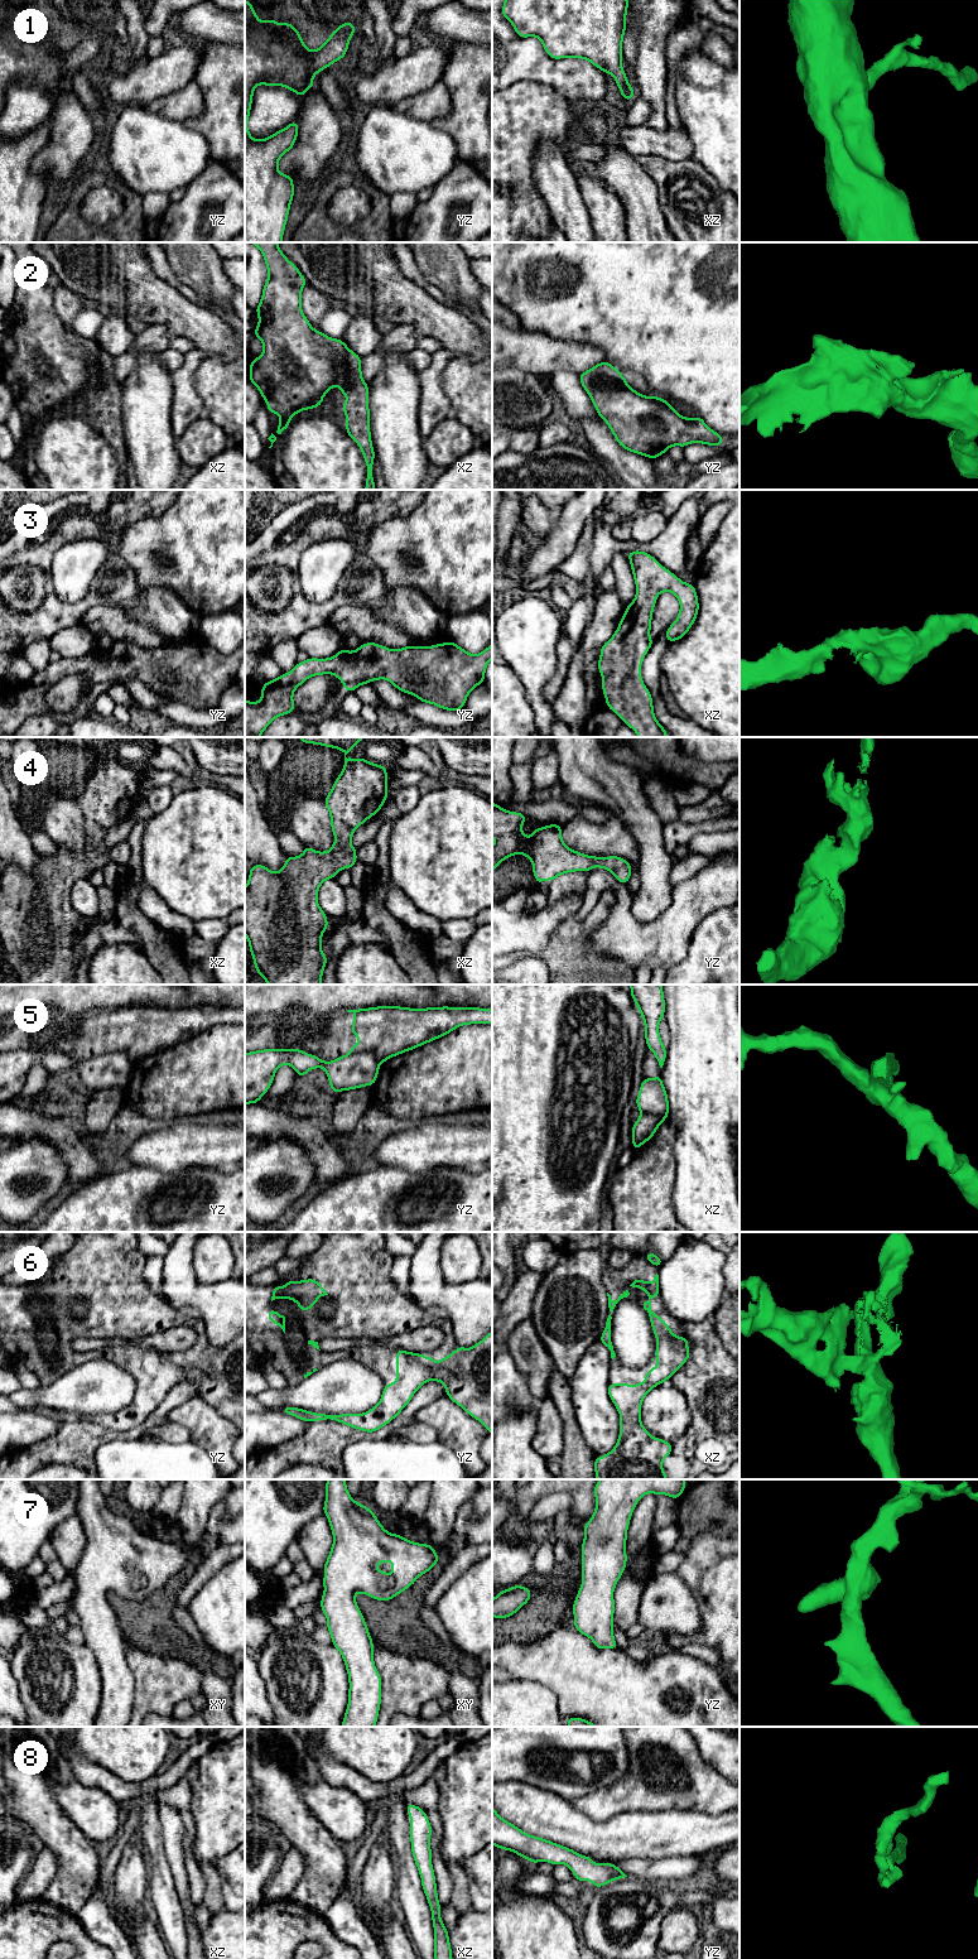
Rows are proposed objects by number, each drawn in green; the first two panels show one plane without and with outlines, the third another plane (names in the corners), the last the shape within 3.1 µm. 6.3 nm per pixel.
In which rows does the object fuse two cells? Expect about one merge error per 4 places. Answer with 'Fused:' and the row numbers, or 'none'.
Fused: 5

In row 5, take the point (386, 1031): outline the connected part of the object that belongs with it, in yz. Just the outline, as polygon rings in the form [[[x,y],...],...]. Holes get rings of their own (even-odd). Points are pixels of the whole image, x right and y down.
[[[376,1006],[348,1010],[347,1012],[355,1014],[351,1031],[360,1039],[358,1044],[351,1045],[351,1053],[368,1051],[376,1058],[379,1064],[437,1040],[462,1025],[492,1024],[492,1010],[481,1007],[457,1006],[452,1009],[451,1006],[442,1006],[411,1009],[401,1006]]]

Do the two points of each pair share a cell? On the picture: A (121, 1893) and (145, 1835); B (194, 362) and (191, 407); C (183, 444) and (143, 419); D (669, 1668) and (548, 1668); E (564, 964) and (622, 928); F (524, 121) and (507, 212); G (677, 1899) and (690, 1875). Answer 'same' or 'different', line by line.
A: different
B: same
C: different
D: same
E: different
F: same
G: different

